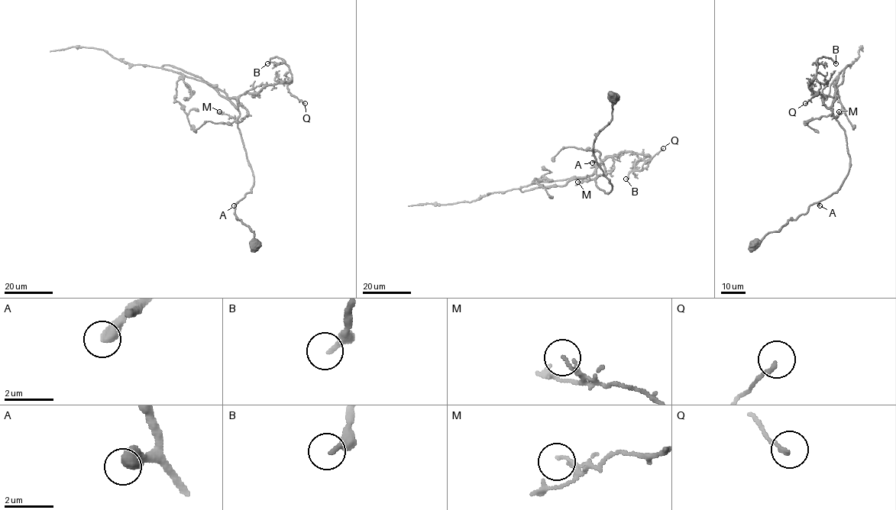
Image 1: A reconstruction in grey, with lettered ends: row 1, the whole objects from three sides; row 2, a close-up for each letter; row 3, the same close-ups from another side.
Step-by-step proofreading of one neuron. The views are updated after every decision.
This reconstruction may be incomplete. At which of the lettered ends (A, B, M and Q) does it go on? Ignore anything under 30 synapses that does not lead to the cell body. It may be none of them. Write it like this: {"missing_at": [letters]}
{"missing_at": []}

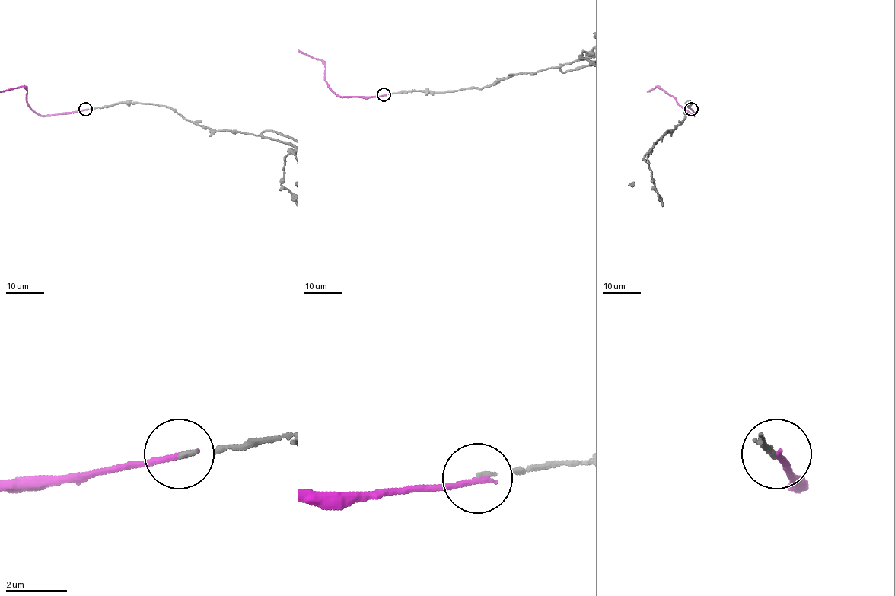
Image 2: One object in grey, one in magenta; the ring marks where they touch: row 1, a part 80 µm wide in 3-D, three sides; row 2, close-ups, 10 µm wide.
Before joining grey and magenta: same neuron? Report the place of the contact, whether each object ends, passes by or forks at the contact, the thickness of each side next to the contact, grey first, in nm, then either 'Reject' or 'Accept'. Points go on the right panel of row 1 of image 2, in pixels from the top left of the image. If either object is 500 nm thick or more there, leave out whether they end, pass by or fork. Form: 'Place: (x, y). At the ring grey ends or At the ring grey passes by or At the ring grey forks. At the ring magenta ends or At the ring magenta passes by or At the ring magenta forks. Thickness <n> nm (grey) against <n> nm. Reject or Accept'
Place: (691, 109). At the ring grey ends. At the ring magenta ends. Thickness 110 nm (grey) against 200 nm. Reject

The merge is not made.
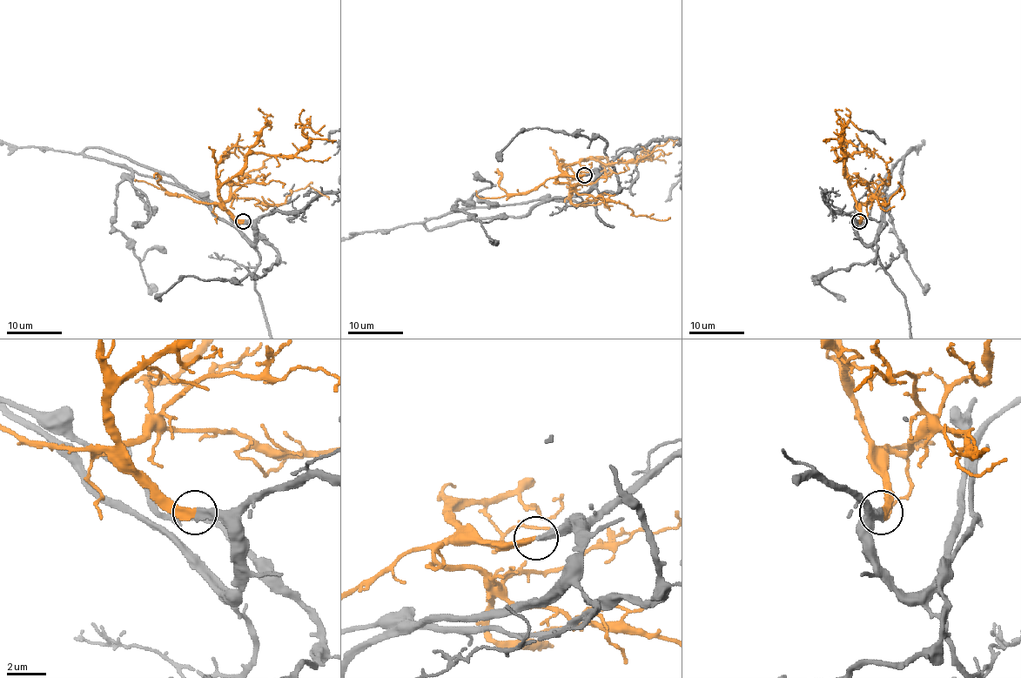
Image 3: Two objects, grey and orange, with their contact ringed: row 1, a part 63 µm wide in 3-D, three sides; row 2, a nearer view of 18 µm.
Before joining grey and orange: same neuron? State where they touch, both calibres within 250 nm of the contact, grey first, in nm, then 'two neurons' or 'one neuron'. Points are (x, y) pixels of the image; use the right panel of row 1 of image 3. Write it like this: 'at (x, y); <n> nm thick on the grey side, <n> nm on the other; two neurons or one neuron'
at (859, 221); 360 nm thick on the grey side, 320 nm on the other; one neuron

